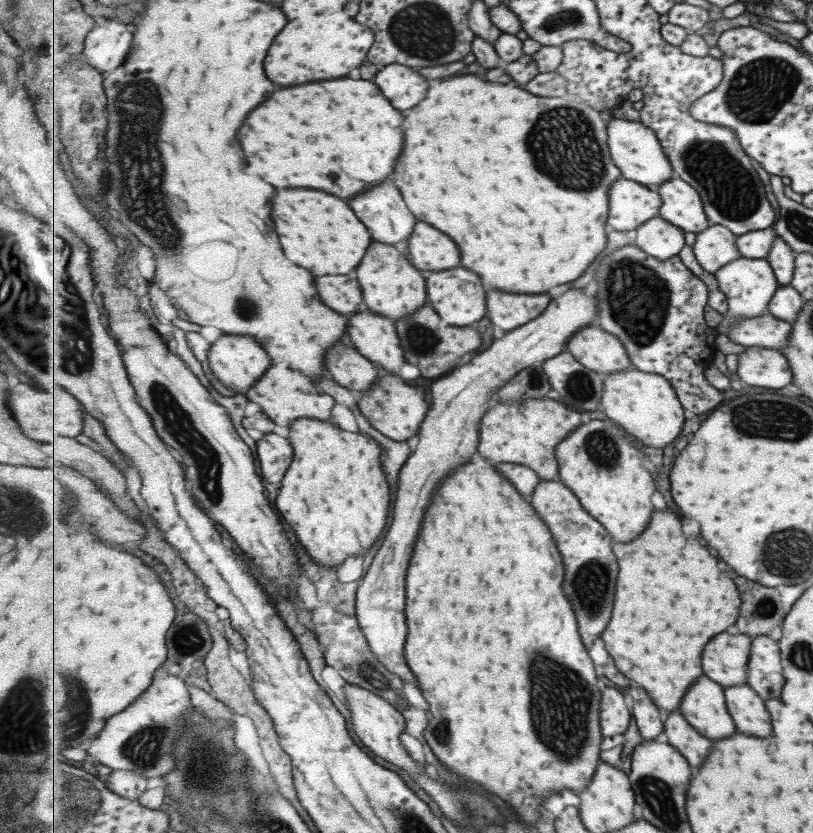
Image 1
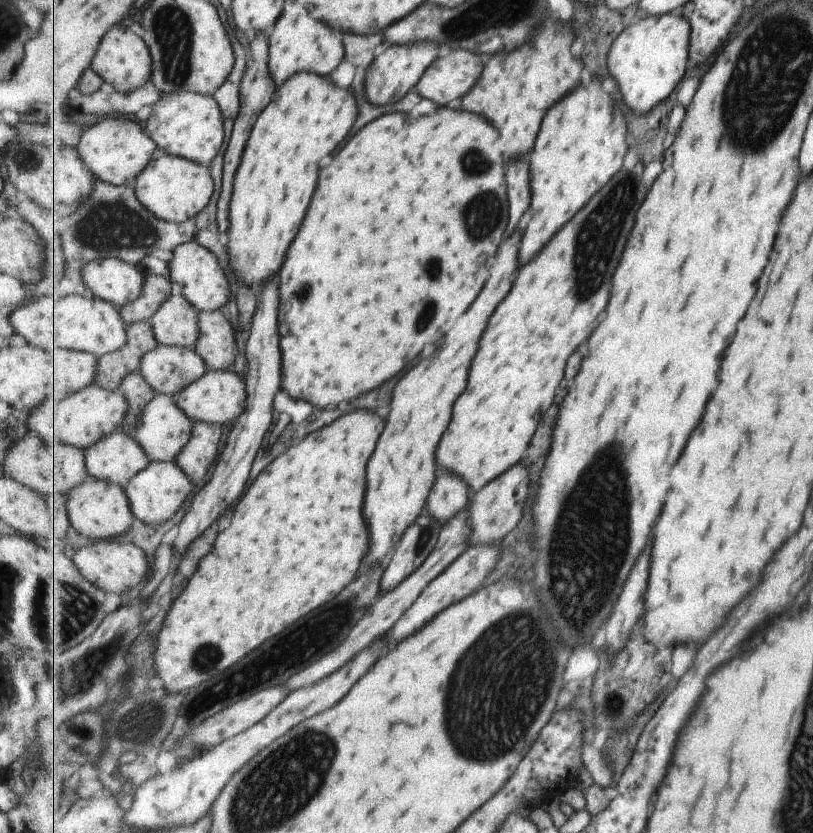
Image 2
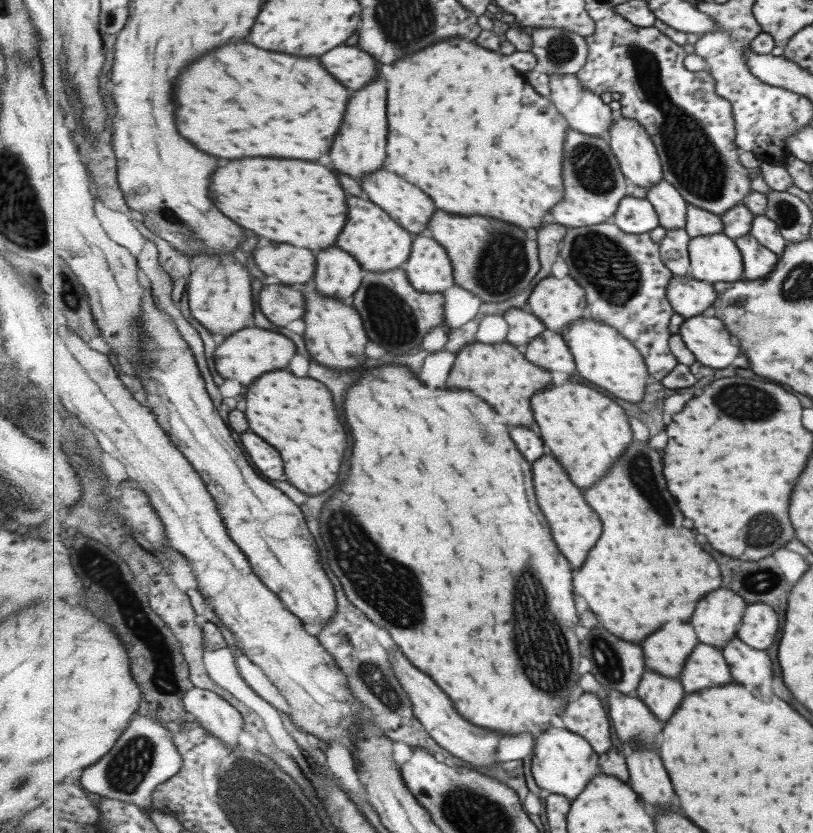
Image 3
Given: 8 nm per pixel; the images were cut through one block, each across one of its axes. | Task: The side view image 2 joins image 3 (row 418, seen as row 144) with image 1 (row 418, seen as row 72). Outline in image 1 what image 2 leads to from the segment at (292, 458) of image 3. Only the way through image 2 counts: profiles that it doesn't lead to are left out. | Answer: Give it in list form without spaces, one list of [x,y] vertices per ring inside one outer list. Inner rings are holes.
[[[299,418],[299,422],[295,422],[287,434],[295,446],[295,462],[283,480],[281,494],[274,504],[283,520],[293,526],[312,559],[324,567],[339,568],[347,558],[365,554],[389,524],[392,488],[389,488],[383,470],[383,449],[373,437],[363,434],[347,432],[331,424],[331,421],[323,422],[315,418]]]

